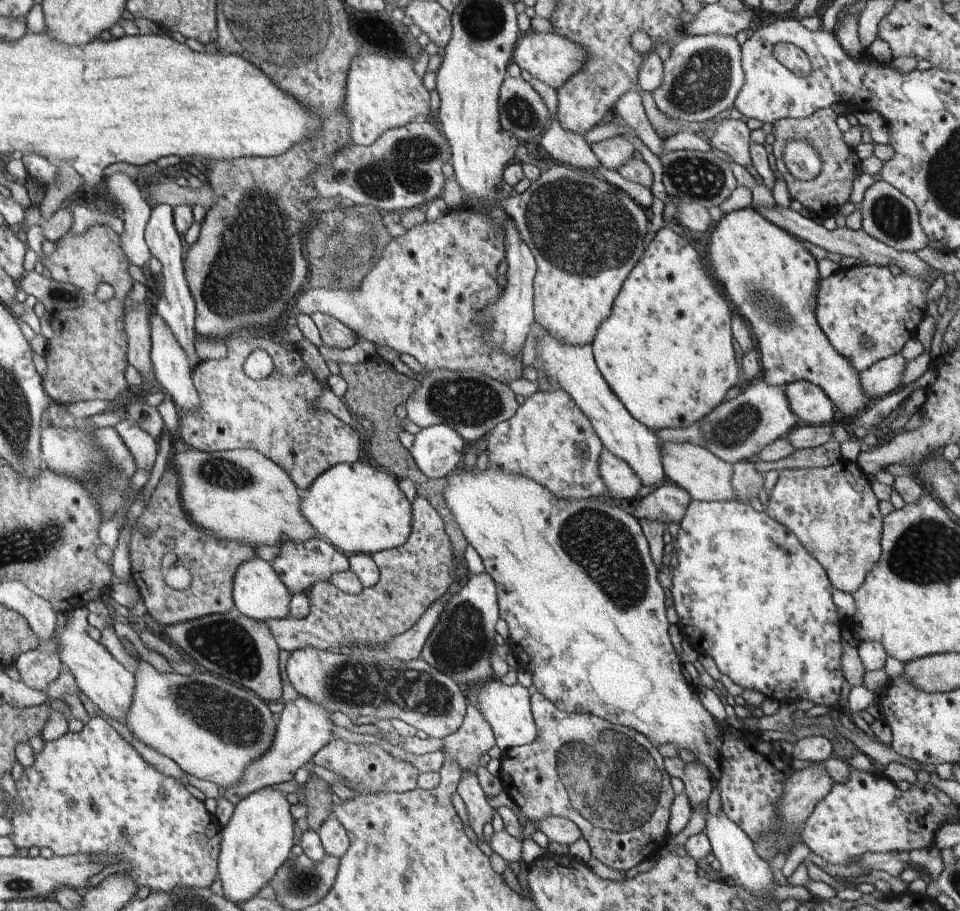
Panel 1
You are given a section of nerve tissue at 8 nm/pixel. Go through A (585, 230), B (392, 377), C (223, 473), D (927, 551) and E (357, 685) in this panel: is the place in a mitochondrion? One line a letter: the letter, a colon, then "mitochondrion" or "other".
A: mitochondrion
B: other
C: mitochondrion
D: mitochondrion
E: mitochondrion

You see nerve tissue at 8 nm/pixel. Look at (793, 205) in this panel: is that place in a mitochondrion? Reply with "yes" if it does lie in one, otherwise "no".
no

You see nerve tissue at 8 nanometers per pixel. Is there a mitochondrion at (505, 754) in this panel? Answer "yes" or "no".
no

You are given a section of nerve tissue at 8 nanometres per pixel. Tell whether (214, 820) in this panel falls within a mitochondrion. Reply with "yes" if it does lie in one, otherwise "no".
no

